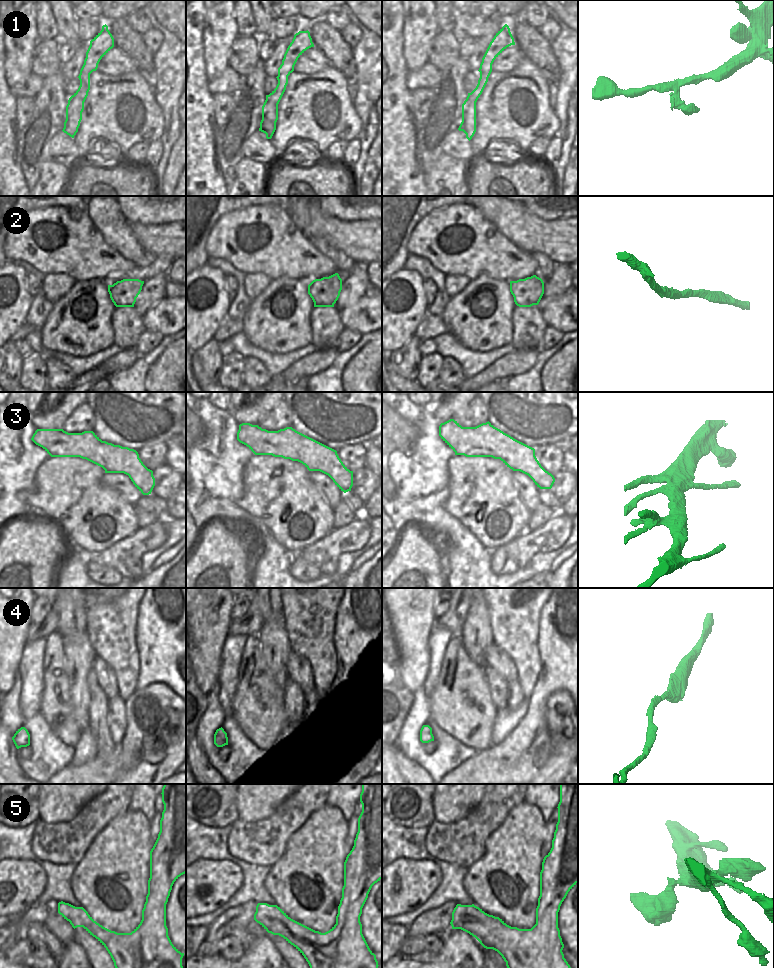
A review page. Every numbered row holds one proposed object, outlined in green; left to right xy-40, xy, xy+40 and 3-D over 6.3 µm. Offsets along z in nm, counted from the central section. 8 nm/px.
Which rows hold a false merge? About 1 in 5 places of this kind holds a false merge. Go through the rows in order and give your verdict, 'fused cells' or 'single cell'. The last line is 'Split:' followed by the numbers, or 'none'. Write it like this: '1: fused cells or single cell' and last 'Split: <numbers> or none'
1: single cell
2: fused cells
3: single cell
4: single cell
5: single cell
Split: 2

